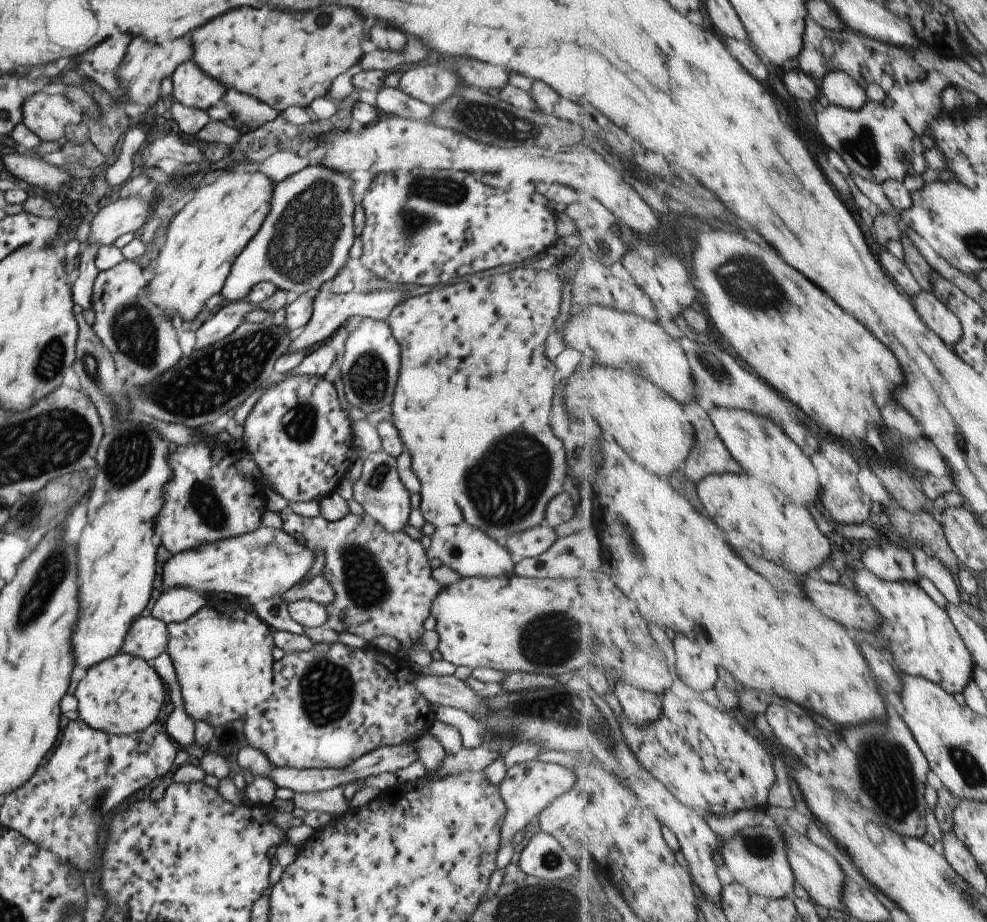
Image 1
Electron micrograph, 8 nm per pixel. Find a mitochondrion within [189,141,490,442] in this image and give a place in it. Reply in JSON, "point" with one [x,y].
{"point":[302,246]}

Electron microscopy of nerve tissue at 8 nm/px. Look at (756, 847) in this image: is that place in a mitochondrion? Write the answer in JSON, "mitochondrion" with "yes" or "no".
{"mitochondrion":"yes"}

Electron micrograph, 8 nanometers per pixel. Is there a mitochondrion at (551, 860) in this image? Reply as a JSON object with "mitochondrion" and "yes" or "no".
{"mitochondrion":"yes"}

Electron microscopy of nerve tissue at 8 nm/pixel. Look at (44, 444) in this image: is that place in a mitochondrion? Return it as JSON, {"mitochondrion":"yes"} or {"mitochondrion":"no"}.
{"mitochondrion":"yes"}

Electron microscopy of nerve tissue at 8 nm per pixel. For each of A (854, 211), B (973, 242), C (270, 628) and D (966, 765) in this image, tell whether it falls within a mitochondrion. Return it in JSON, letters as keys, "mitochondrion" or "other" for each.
{"A":"other","B":"mitochondrion","C":"other","D":"mitochondrion"}

